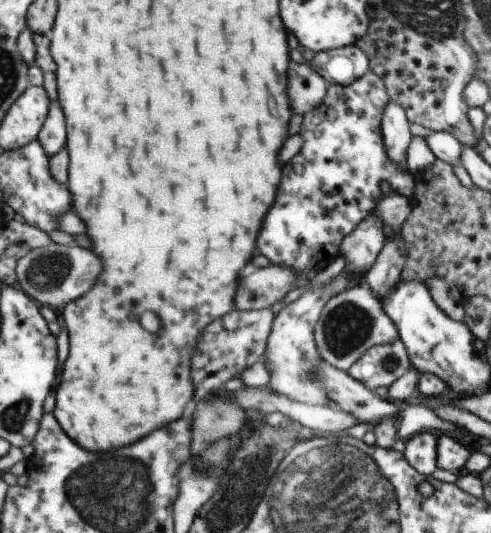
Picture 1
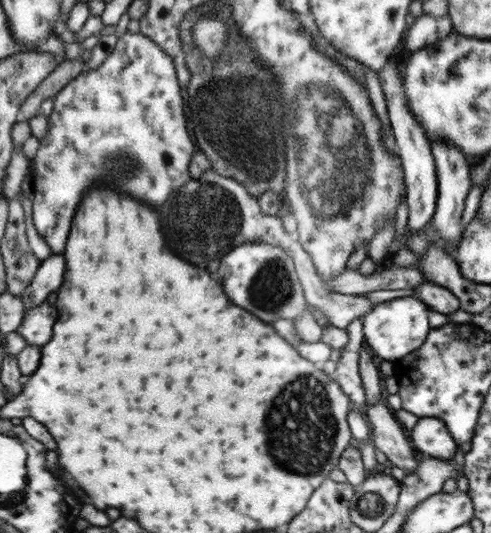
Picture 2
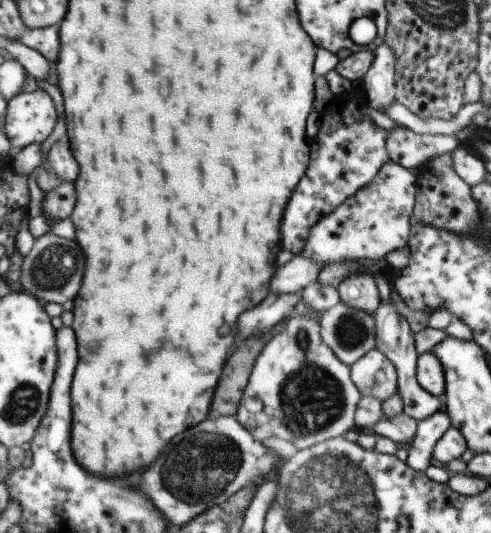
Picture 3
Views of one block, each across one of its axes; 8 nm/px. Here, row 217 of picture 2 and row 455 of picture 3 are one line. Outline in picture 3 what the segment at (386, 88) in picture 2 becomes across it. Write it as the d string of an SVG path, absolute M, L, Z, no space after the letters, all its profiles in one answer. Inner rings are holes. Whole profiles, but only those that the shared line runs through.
M441 410L418 422L416 438L407 446L406 462L412 470L425 472L428 466L435 463L432 456L434 446L450 427L452 427L450 417L446 411Z

